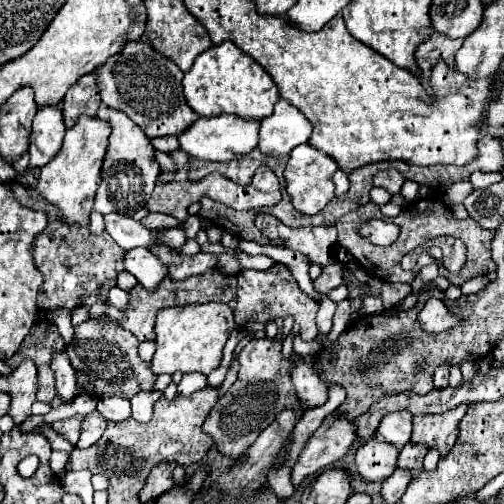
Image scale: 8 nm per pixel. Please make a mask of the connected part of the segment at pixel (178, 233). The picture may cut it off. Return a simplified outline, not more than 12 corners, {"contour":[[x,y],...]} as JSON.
{"contour":[[180,227],[164,229],[160,241],[170,249],[184,245],[186,237]]}

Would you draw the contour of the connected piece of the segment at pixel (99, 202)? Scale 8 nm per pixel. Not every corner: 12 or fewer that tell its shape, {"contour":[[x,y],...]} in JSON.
{"contour":[[122,111],[112,125],[94,209],[132,217],[160,173],[146,133]]}

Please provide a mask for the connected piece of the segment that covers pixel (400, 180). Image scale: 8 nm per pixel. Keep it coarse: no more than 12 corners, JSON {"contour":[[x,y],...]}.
{"contour":[[396,169],[380,171],[374,177],[376,187],[388,193],[400,193],[404,175]]}

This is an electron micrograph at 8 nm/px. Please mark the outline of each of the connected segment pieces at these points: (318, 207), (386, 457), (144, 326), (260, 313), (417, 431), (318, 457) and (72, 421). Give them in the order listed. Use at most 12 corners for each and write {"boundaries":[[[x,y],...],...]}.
{"boundaries":[[[298,145],[286,191],[298,211],[316,215],[334,197],[330,155]],[[370,439],[356,451],[366,481],[384,481],[396,471],[398,449]],[[170,277],[154,293],[130,291],[122,327],[138,341],[154,341],[154,315],[184,303]],[[284,265],[238,273],[238,327],[292,315],[318,335],[318,307]],[[466,405],[414,415],[414,443],[446,455],[460,435]],[[328,415],[292,467],[292,485],[342,459],[356,441],[348,419]],[[84,415],[52,423],[62,433],[72,445],[80,437]]]}

